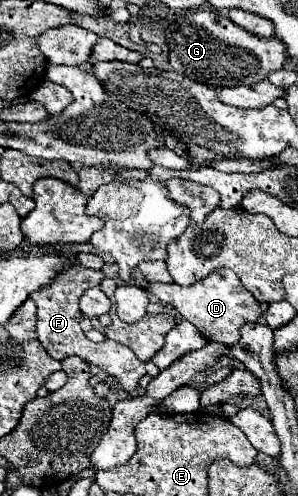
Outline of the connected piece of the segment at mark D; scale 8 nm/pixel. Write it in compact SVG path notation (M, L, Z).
M226 267L212 271L204 279L200 279L188 287L182 287L176 283L170 283L170 285L144 283L144 289L148 293L152 293L154 297L158 297L162 303L170 303L186 321L190 321L194 327L198 327L198 331L202 333L204 339L224 343L228 347L238 343L240 327L244 323L258 321L258 317L262 313L260 303L250 295L250 291L246 291L240 285L240 279L236 275L232 275L232 271Z

